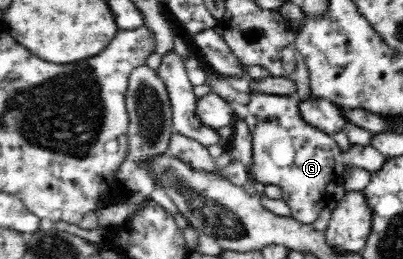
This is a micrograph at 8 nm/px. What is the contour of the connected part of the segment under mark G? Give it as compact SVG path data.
M250 92L250 100L243 109L244 120L252 133L253 147L251 170L246 172L247 182L278 186L282 190L282 200L291 210L291 217L310 225L330 204L332 197L326 190L328 184L342 184L352 166L364 168L371 174L378 172L387 158L372 146L352 145L349 150L342 151L332 136L304 120L299 103L293 95Z

